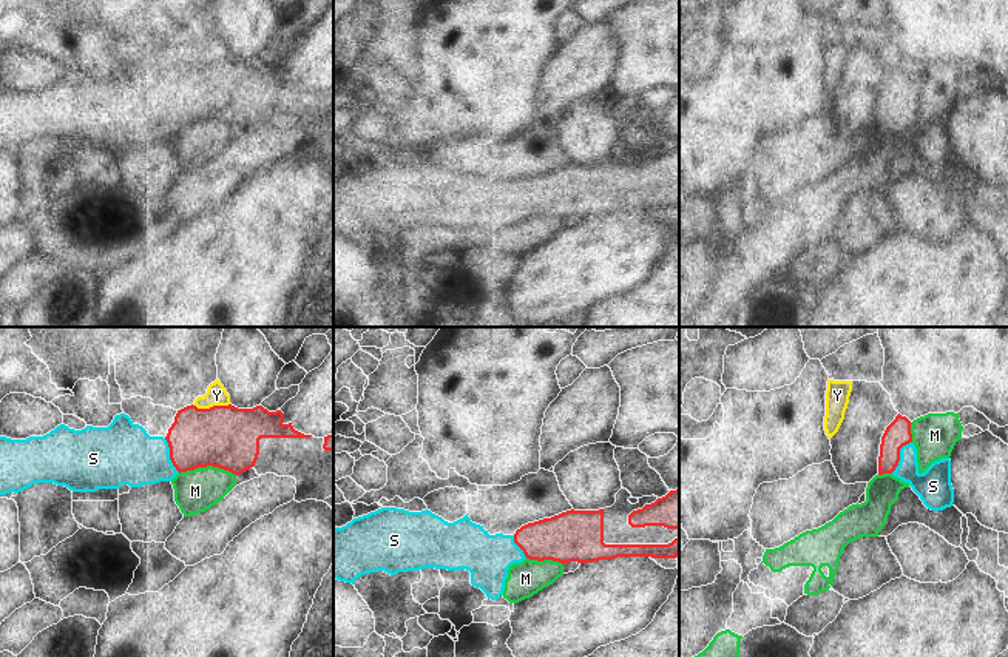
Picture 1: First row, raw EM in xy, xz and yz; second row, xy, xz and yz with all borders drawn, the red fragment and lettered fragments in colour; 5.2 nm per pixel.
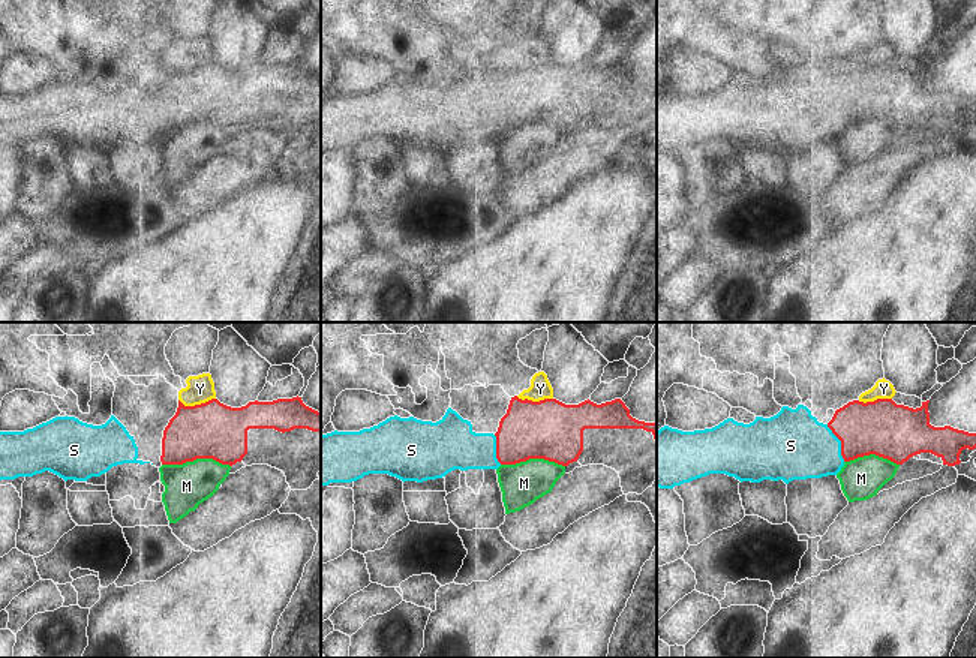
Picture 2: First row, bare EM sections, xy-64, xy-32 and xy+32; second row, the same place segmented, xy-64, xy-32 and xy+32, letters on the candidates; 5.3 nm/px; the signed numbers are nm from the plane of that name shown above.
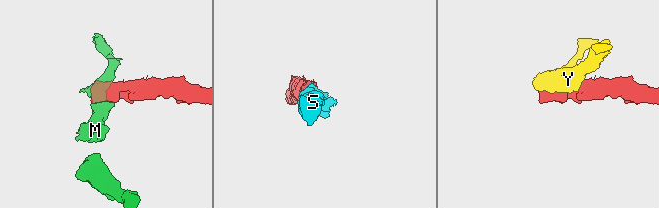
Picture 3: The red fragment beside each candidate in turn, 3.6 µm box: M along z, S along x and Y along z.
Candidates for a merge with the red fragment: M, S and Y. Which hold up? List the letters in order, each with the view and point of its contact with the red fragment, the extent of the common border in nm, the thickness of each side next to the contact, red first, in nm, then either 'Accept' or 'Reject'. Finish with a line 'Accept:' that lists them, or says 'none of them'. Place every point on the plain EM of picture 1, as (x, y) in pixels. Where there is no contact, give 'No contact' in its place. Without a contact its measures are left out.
M: Touches red at xy (207, 119). Shared border 300 nm. Thickness 320 nm (red) against 220 nm. Reject
S: Touches red at yz (899, 110). Shared border 200 nm. Thickness 140 nm (red) against 180 nm. Accept
Y: Touches red at xy (210, 62). Shared border 200 nm. Thickness 320 nm (red) against 110 nm. Reject
Accept: S

